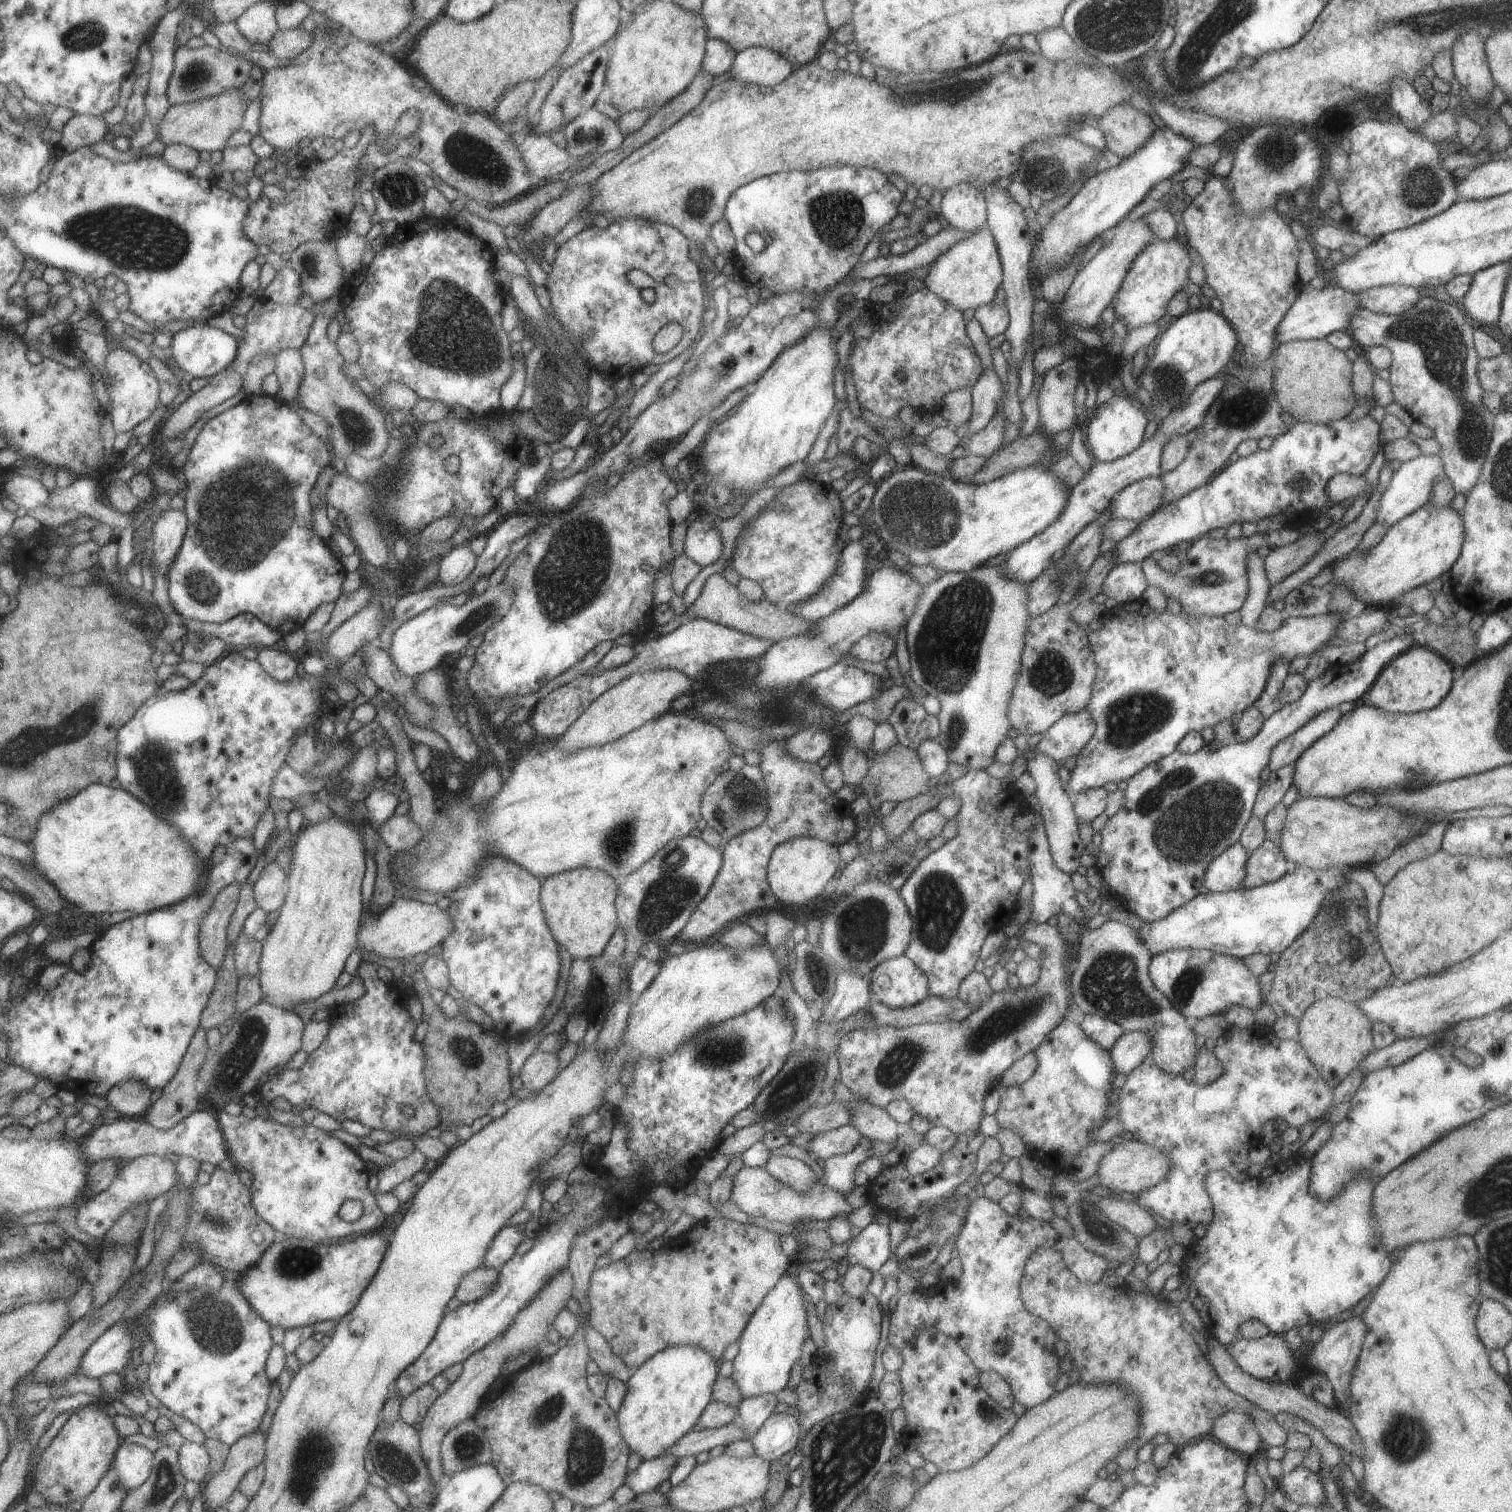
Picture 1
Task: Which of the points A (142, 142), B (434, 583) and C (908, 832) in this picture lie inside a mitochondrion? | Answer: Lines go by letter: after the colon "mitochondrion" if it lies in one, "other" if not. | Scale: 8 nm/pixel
A: other
B: other
C: other

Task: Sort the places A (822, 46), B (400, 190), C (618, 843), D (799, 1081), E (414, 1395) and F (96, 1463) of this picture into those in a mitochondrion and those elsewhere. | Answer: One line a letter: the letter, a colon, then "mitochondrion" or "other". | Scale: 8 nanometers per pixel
A: other
B: mitochondrion
C: mitochondrion
D: mitochondrion
E: other
F: other

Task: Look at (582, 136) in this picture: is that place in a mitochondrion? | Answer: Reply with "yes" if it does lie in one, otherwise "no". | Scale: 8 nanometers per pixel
yes

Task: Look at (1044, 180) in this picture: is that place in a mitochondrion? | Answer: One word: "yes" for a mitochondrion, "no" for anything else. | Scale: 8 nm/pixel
yes

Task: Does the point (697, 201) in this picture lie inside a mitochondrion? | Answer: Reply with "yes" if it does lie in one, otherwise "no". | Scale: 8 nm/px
yes

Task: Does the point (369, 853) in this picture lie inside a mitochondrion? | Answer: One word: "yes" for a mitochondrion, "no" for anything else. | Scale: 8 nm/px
no

